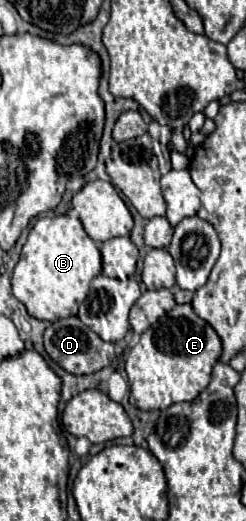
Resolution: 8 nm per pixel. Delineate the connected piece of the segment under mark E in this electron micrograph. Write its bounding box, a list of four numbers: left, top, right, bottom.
[126,304,222,410]

